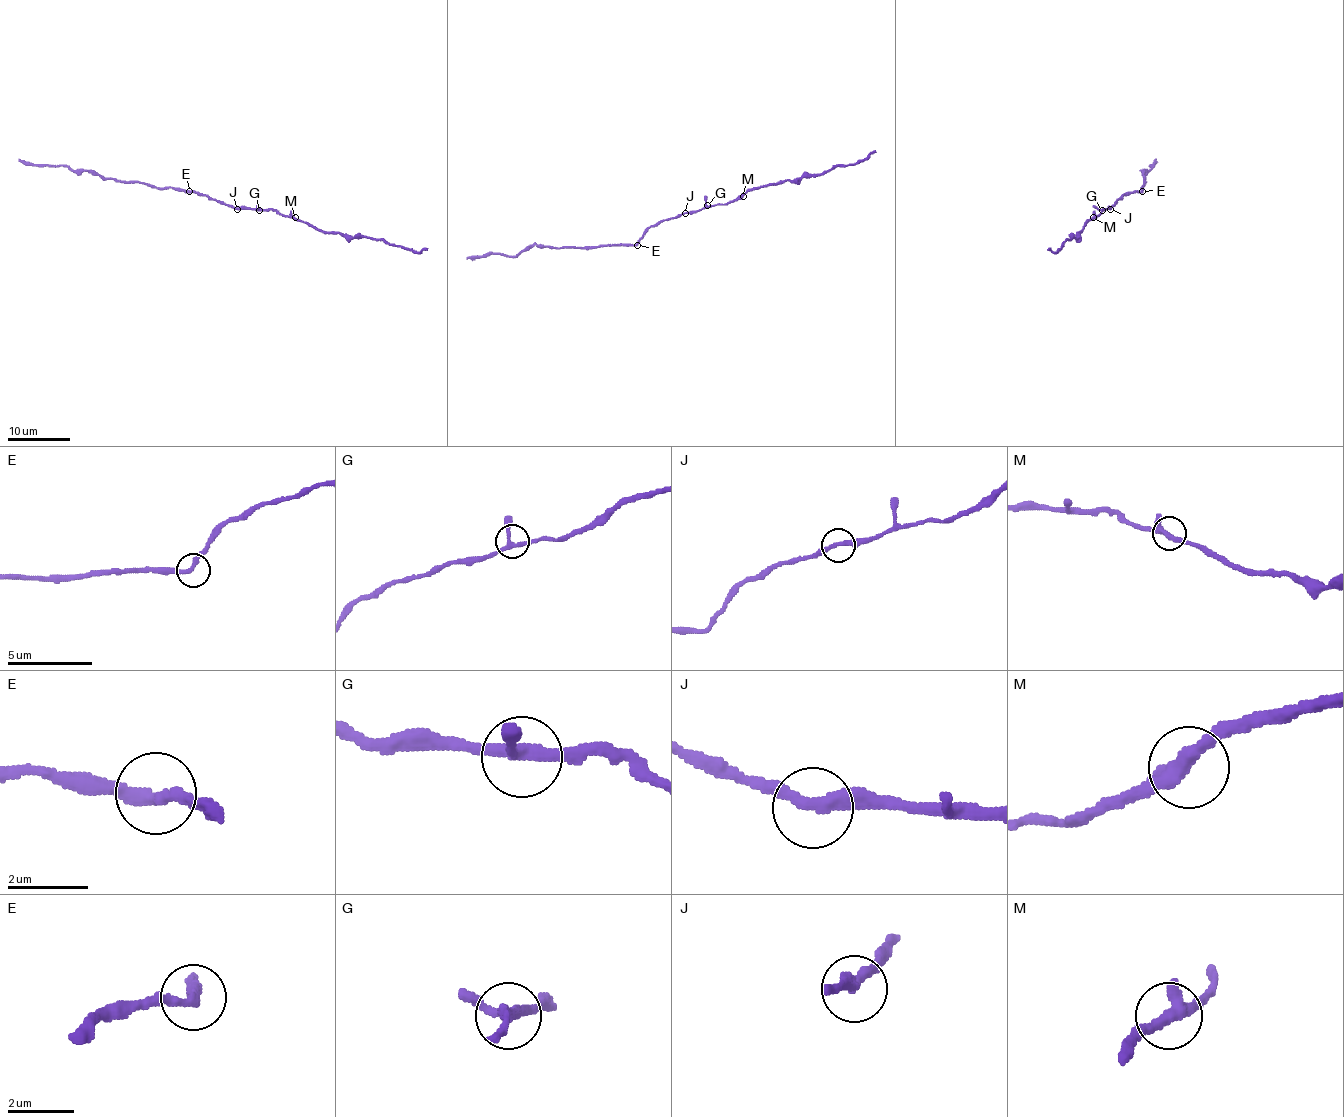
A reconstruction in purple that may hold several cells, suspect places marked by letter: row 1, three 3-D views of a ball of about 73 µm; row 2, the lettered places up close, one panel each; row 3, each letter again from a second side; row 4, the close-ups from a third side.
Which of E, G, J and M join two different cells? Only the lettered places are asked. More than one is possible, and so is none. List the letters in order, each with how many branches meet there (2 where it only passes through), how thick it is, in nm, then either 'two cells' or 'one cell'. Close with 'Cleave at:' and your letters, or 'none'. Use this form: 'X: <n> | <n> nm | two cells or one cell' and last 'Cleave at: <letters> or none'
E: 2 | 280 nm | one cell
G: 3 | 240 nm | one cell
J: 2 | 300 nm | one cell
M: 3 | 300 nm | one cell
Cleave at: none

